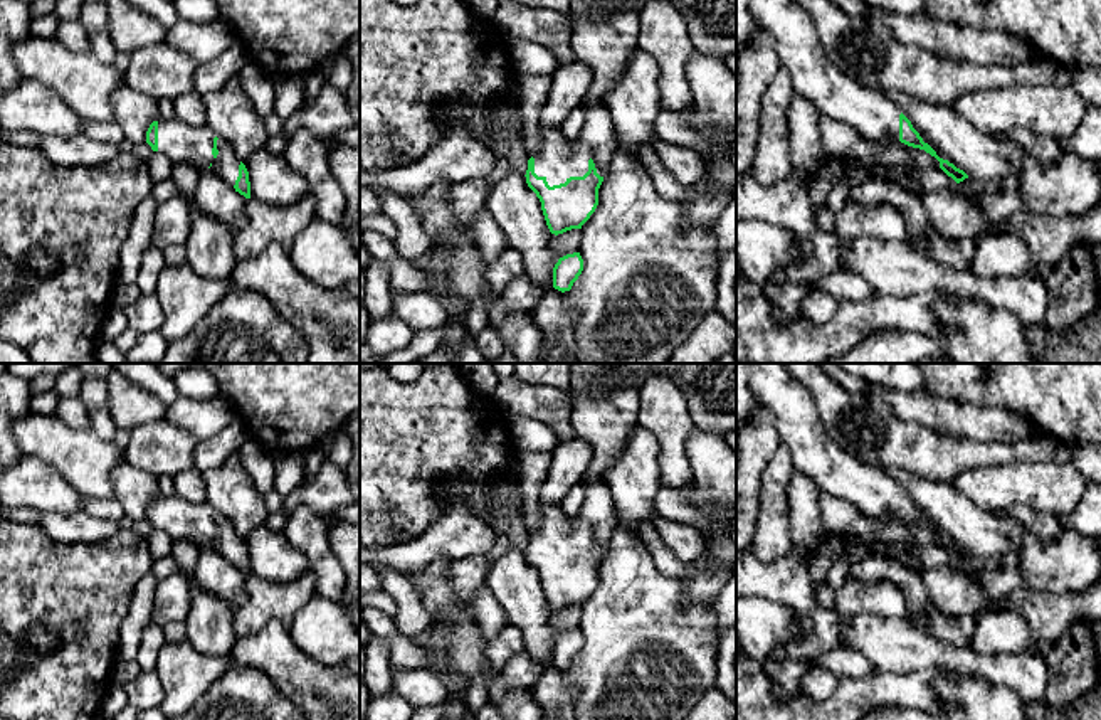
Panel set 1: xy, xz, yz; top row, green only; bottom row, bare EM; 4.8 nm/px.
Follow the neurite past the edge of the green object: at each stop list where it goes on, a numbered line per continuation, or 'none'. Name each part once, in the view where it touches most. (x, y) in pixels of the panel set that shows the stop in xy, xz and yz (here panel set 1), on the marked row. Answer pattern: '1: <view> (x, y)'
1: xy (182, 143)
2: xz (557, 158)

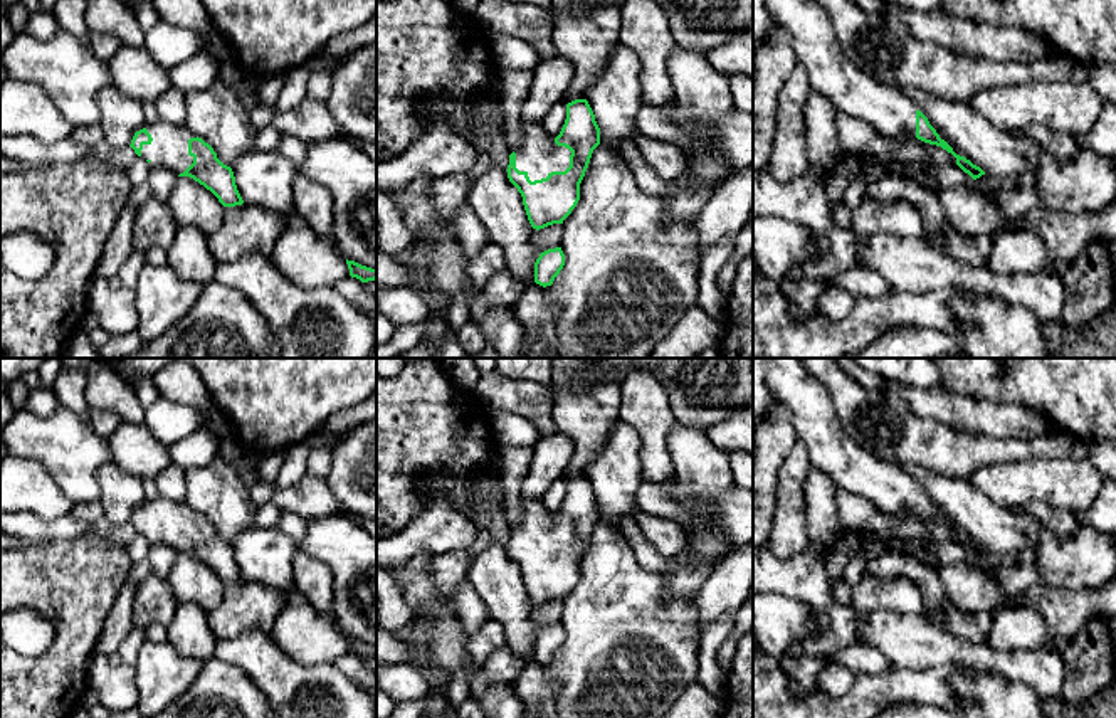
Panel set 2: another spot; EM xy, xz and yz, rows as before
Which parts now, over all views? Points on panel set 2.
1: xz (538, 153)

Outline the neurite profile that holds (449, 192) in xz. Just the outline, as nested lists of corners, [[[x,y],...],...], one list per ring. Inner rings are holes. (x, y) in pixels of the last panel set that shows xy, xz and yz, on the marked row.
[[[472,166],[469,170],[435,178],[429,187],[435,212],[449,227],[452,227],[457,209],[467,202],[471,170]]]

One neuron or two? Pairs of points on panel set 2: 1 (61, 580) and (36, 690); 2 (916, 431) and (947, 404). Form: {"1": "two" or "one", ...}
{"1": "one", "2": "two"}

